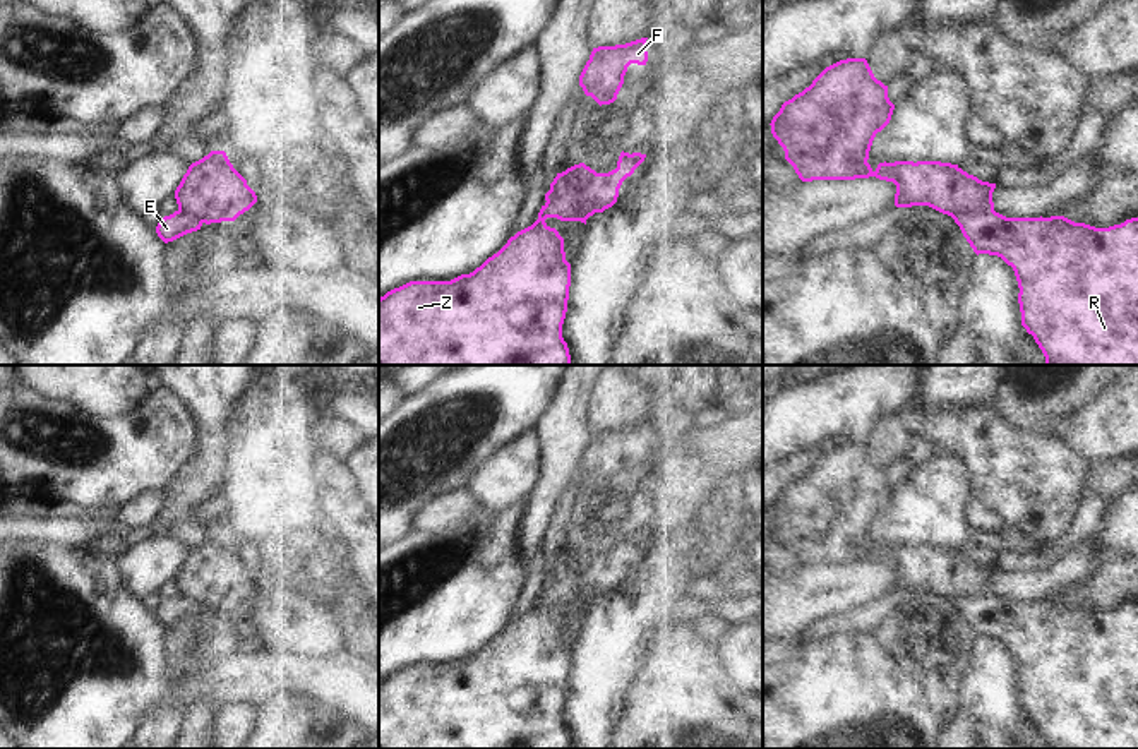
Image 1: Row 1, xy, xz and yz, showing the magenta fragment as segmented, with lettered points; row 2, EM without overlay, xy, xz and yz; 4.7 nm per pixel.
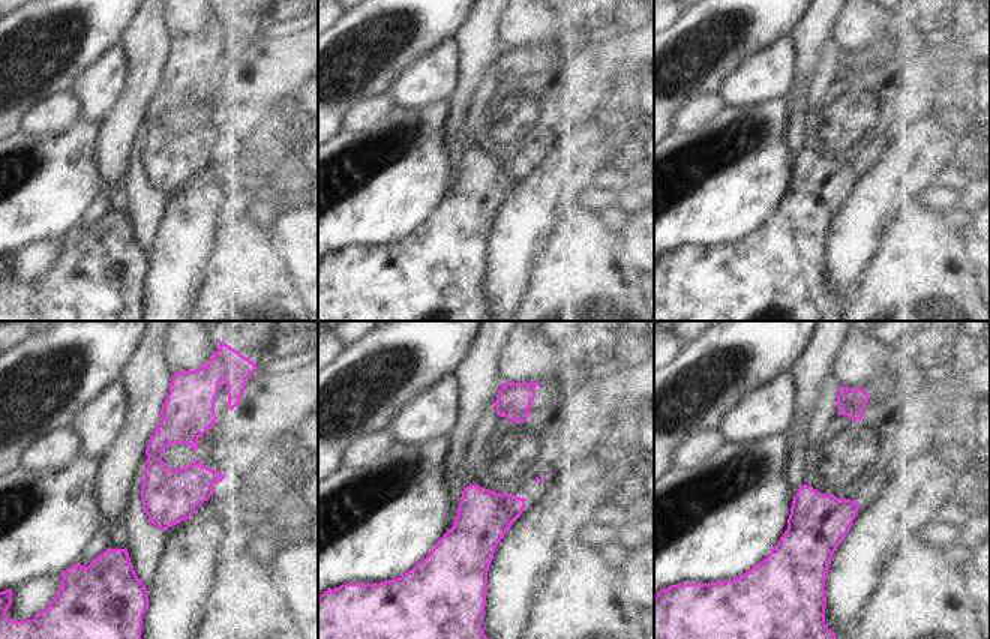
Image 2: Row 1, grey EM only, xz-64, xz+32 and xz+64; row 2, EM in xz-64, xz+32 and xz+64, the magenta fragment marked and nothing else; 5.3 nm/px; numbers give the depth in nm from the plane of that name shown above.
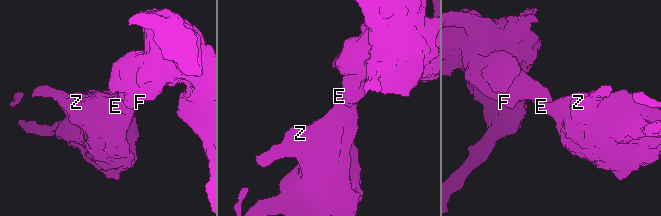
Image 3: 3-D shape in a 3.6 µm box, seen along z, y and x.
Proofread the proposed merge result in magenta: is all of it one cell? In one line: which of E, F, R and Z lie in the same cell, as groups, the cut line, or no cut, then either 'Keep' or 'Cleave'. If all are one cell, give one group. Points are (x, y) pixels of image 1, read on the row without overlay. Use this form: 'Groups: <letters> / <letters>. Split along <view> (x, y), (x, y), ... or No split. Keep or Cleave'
Groups: E R Z / F. Split along xz (566, 554), (571, 564), (574, 593), (586, 602). Cleave.

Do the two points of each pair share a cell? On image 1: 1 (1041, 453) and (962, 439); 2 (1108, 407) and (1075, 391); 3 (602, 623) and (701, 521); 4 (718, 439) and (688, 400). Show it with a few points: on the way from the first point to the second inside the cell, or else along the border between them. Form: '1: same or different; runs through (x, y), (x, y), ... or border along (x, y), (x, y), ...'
1: same; runs through (1022, 453), (998, 453), (981, 439)
2: different; border along (1111, 383), (1090, 400), (1058, 419)
3: same; runs through (628, 597), (676, 547)
4: different; border along (700, 420), (689, 424)

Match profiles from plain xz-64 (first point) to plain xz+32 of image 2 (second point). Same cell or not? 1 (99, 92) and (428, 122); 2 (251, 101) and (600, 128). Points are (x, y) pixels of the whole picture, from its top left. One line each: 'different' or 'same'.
1: different
2: different

